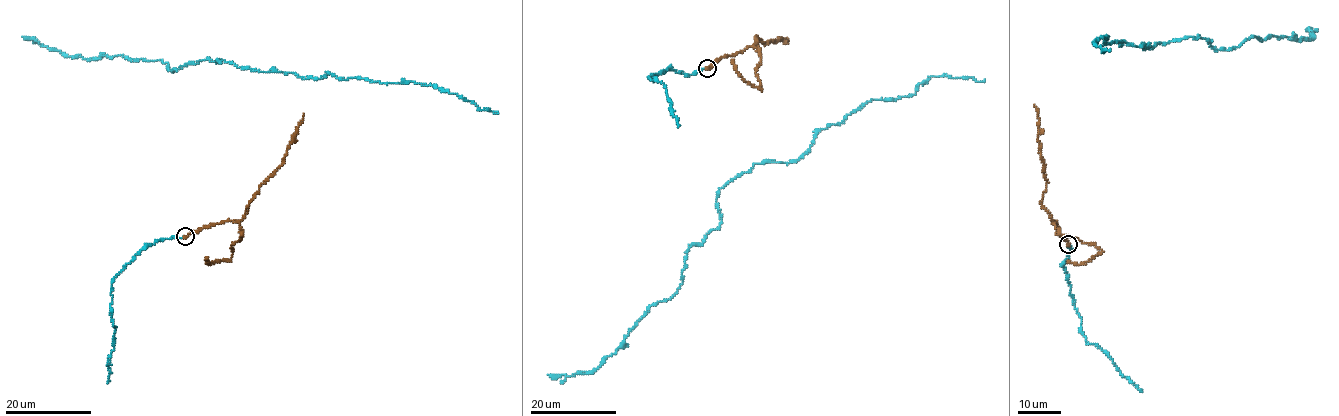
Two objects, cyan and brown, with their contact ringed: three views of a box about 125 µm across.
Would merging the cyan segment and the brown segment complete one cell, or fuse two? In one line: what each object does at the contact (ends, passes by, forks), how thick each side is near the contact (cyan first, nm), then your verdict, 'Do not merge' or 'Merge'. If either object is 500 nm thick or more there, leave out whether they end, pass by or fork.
At the ring cyan ends. At the ring brown ends. Thickness 200 nm (cyan) against 240 nm. Merge

